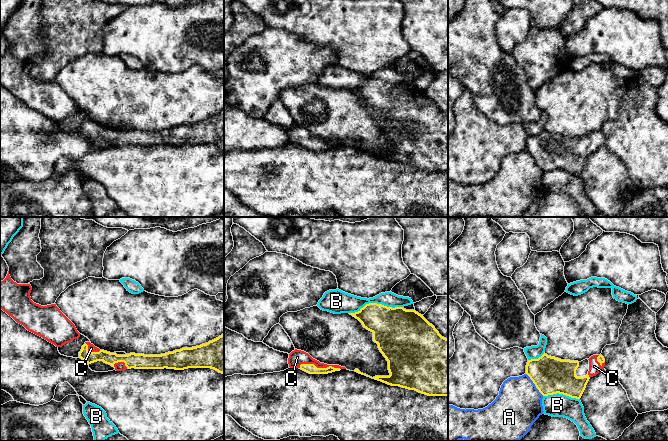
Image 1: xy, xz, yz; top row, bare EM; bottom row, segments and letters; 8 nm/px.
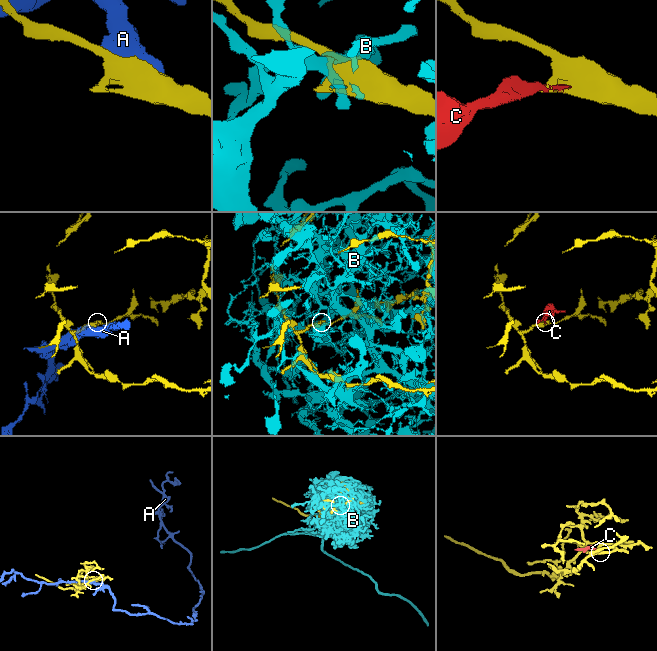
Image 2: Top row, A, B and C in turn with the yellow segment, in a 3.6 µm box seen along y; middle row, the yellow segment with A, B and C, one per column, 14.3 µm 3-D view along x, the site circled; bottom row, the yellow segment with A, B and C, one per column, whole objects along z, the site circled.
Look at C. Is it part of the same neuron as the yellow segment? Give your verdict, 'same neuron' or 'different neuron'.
same neuron

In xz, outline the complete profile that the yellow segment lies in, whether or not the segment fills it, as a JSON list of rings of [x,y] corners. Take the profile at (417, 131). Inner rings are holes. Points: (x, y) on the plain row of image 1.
[[[377,79],[366,80],[358,88],[349,90],[373,109],[373,117],[388,137],[390,151],[372,155],[428,172],[448,172],[448,115],[442,113],[423,91],[415,86]]]

